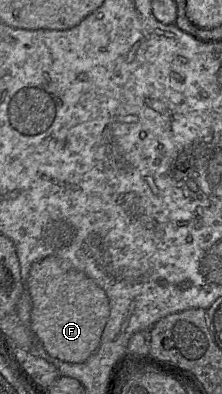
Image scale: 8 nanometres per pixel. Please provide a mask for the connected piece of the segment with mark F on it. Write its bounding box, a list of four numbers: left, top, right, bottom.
[25,256,110,363]

